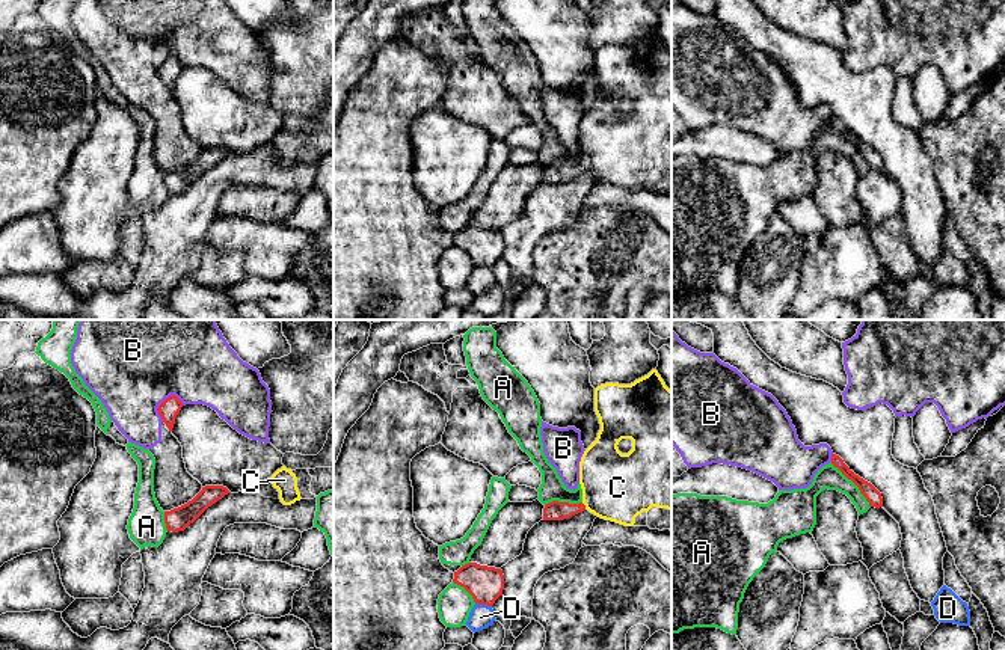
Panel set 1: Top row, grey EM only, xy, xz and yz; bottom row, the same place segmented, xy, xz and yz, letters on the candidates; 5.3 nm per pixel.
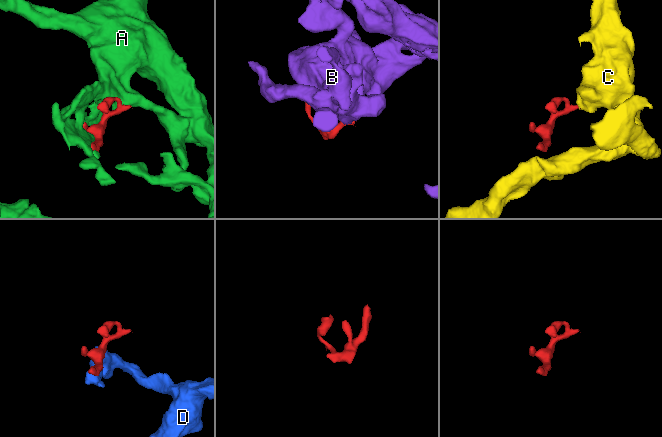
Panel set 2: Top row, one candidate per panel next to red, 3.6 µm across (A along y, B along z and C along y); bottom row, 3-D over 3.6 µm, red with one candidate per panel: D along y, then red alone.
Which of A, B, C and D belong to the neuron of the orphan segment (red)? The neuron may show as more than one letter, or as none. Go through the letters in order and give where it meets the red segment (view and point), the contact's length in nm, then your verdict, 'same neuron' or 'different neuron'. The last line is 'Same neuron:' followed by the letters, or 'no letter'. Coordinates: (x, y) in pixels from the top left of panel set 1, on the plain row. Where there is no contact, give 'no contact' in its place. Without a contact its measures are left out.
A: meets red in yz at (854, 145); contact 320 nm long; different neuron
B: meets red in xy at (159, 68); contact 170 nm long; different neuron
C: meets red in xz at (584, 168); contact 50 nm long; same neuron
D: meets red in xz at (483, 266); contact 90 nm long; different neuron
Same neuron: C

